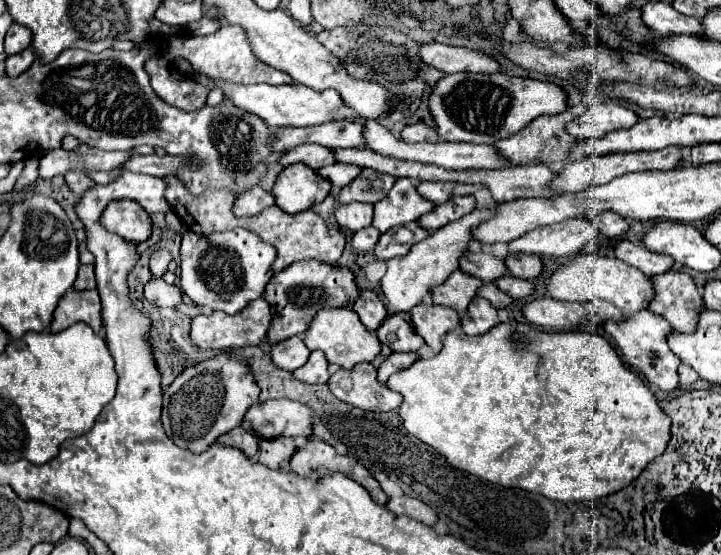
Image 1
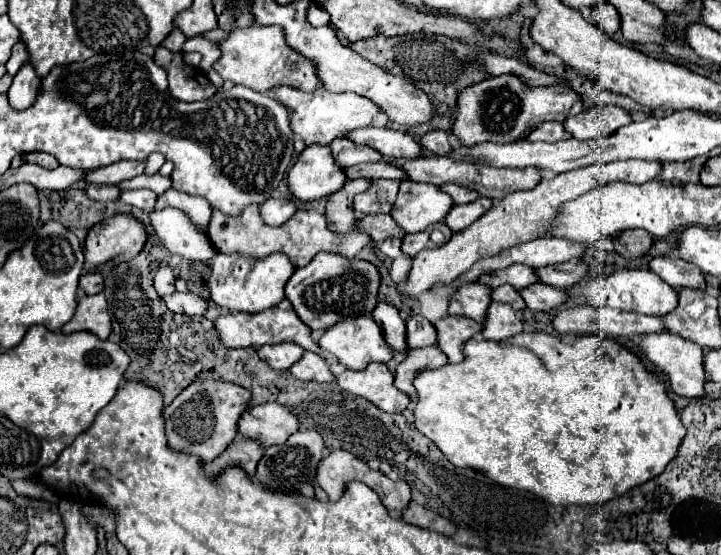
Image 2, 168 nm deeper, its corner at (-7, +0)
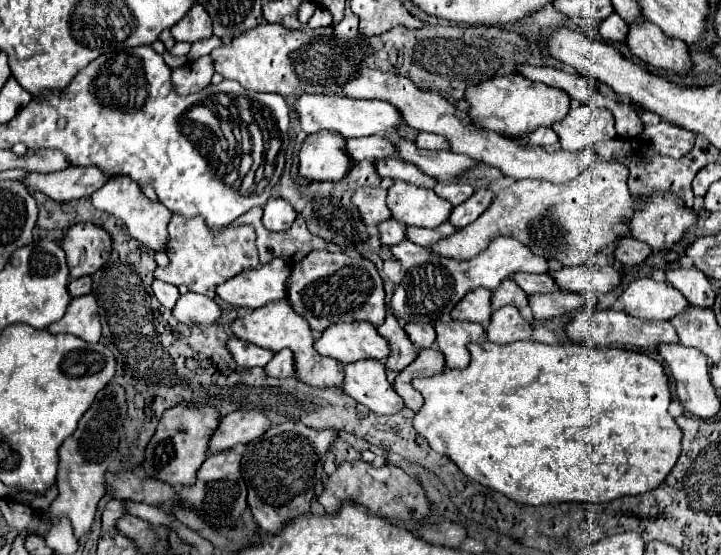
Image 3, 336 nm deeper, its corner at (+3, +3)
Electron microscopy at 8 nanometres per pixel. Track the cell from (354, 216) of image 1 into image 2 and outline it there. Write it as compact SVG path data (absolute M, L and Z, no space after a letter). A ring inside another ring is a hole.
M386 214L386 216L362 216L356 220L356 226L364 234L368 234L374 242L382 242L390 236L398 236L398 238L404 236L404 232L396 226L396 222L390 218L390 214Z

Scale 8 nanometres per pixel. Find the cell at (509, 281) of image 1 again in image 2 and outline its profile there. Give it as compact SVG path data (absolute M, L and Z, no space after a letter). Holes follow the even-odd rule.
M530 284L530 288L522 288L520 296L524 298L526 306L530 310L552 310L556 306L560 306L566 300L566 294L558 288L552 288L548 284Z

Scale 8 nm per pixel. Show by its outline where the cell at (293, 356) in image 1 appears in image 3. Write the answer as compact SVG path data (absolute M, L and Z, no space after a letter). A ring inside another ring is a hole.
M232 337L228 341L228 351L232 353L232 359L240 365L240 367L264 367L270 359L272 359L272 351L268 349L260 349L252 343L244 343L242 339Z

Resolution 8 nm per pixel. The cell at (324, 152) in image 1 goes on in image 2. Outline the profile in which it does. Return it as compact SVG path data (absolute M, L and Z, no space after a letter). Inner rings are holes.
M334 140L334 144L328 144L332 150L332 156L336 164L342 168L362 164L362 162L380 162L382 154L376 152L374 148L368 148L364 144L354 144L352 140Z

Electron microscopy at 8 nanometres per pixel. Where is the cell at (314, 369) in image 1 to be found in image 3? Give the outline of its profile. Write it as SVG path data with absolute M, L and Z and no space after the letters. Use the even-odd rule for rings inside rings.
M282 349L278 353L274 353L272 361L264 367L264 371L272 377L294 377L294 359L292 359L292 351Z

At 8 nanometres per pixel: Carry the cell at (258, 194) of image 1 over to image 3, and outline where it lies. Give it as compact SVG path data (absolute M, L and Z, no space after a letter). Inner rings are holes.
M270 199L268 205L264 205L264 225L270 231L286 231L294 223L298 213L292 209L292 205L284 199Z

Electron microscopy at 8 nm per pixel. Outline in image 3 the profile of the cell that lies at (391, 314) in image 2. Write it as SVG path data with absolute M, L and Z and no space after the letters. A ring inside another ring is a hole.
M388 313L386 323L380 325L378 329L380 329L380 335L388 339L390 349L392 349L390 357L386 359L386 369L400 373L418 357L418 347L408 339L406 331L400 329L400 325L392 313Z

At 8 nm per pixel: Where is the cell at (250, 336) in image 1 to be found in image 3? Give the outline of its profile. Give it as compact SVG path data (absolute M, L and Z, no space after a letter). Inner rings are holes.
M286 299L268 303L256 311L252 311L246 317L238 317L232 323L232 331L238 339L254 343L258 347L270 349L270 351L280 351L282 347L288 347L294 353L296 359L296 379L304 381L306 385L312 387L340 387L344 381L344 369L336 359L328 359L322 357L316 349L314 349L314 337L310 331L310 325L304 321L304 317L300 317L296 311L292 311L292 307L288 305Z

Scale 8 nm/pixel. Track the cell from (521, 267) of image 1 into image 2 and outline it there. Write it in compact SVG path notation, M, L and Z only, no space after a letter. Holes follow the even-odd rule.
M570 260L570 262L562 262L562 264L554 264L550 268L538 268L534 272L538 272L538 280L554 286L554 288L568 288L576 282L580 282L586 276L588 266L578 262L578 260Z

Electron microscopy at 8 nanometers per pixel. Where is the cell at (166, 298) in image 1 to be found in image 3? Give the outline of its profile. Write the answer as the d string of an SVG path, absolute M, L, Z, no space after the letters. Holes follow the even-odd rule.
M188 291L178 299L172 315L186 325L212 325L218 323L222 309L214 299Z

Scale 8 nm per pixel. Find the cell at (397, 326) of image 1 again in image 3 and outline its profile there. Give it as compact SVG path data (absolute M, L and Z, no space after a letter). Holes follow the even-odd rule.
M408 323L404 329L406 329L408 337L410 337L420 349L432 347L432 343L436 341L436 331L434 331L434 327L428 325L428 323Z

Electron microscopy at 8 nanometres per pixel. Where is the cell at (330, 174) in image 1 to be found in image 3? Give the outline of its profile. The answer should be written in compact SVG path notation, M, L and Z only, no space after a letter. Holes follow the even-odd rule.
M398 157L376 161L376 171L382 177L390 177L394 181L412 183L416 187L426 187L426 189L434 189L434 185L438 183L434 177L428 177L426 173L422 173L416 165L412 165L408 161L402 161Z

